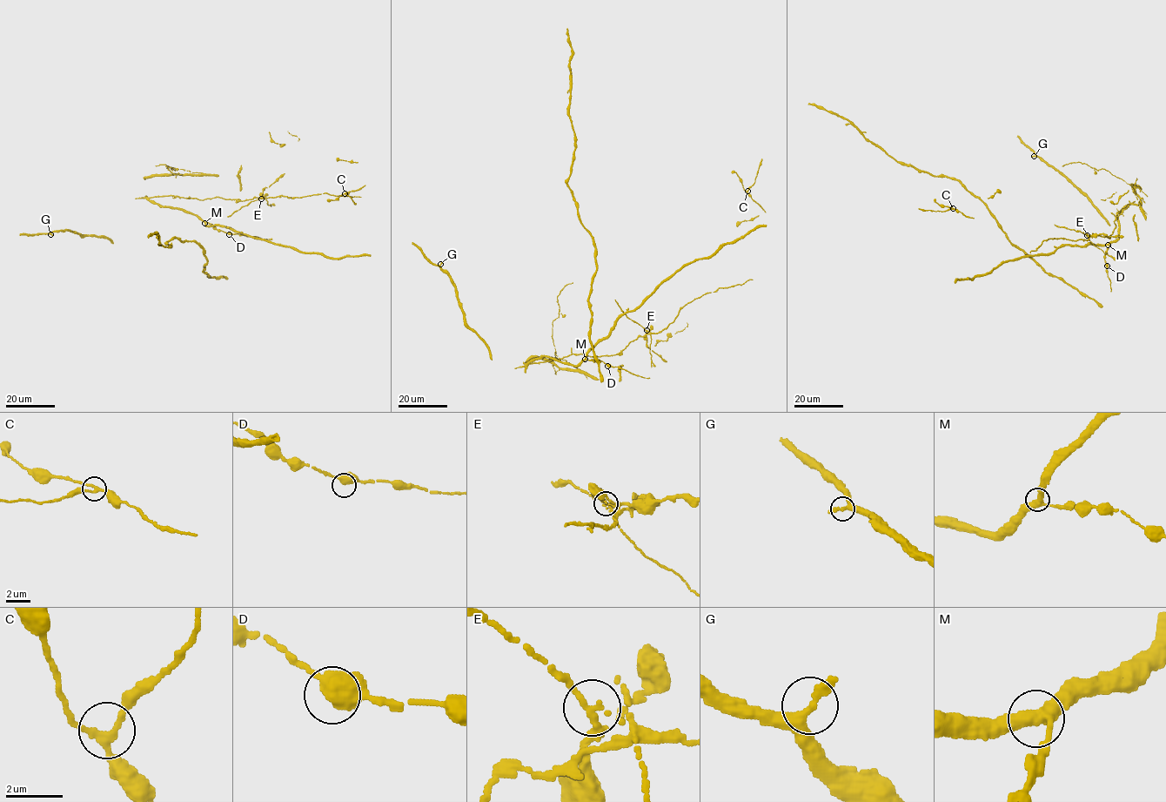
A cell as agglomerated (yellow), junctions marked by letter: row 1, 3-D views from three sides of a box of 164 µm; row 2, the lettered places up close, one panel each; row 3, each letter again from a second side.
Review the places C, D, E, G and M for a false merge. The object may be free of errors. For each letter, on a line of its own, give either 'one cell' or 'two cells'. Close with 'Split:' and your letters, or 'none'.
C: one cell
D: one cell
E: two cells
G: one cell
M: one cell
Split: E

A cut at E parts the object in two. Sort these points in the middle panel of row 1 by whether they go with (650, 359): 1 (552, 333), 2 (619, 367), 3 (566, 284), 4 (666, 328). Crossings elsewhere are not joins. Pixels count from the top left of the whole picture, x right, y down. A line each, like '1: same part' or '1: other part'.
1: same part
2: other part
3: same part
4: same part

